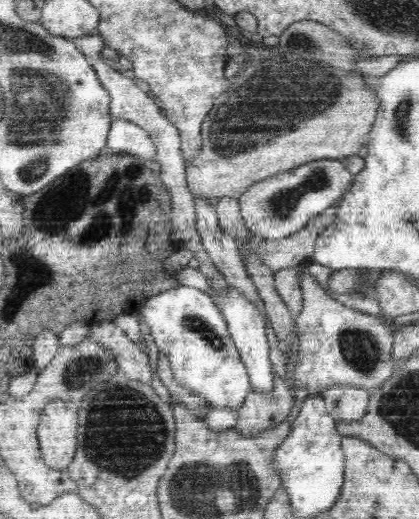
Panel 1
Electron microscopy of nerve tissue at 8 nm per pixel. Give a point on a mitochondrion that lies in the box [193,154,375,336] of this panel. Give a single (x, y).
(280, 206)

